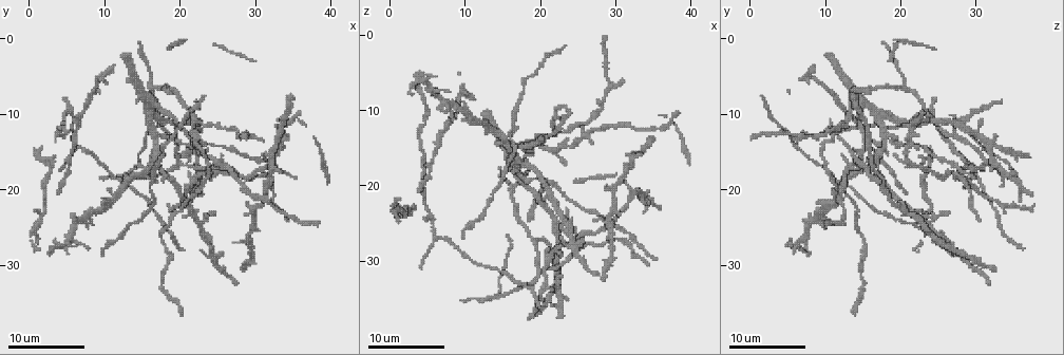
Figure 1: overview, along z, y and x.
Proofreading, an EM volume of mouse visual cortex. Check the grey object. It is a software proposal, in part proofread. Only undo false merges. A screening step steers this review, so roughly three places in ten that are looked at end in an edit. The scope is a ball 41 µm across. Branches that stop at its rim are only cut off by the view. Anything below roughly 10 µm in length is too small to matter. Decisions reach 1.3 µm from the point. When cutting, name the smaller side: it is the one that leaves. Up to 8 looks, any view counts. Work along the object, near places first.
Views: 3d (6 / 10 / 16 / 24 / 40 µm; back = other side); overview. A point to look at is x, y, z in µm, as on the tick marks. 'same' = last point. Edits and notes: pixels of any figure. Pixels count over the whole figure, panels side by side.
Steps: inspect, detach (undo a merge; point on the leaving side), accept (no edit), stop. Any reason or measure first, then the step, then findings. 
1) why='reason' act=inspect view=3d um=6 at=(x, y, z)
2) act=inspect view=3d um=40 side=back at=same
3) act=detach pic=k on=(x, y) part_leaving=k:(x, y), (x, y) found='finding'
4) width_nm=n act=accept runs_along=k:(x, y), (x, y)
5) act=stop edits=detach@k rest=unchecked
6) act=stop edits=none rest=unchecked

why='a fork' act=inspect view=3d um=10 at=(16.5, 19.0, 12.5)

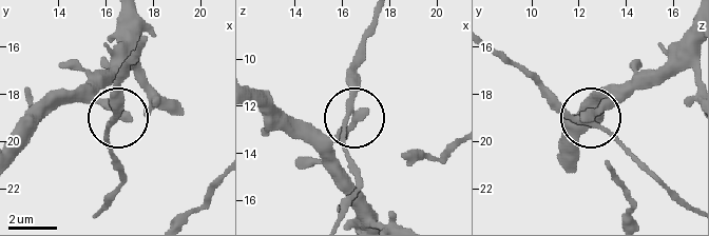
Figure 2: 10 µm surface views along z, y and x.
act=inspect view=3d um=10 side=back at=(16.3, 19.2, 12.6)

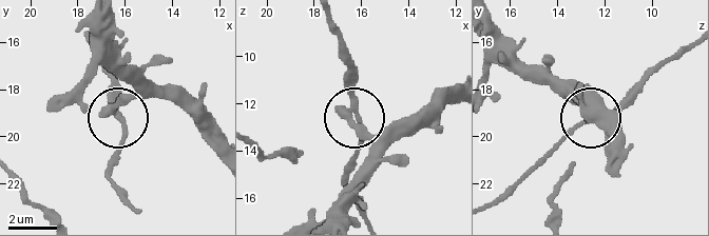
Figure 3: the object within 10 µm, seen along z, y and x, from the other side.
width_nm=250 act=accept found='all the same neuron'

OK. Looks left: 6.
why='three arms meet' act=inspect view=3d um=10 at=(6.5, 12.5, 15.0)

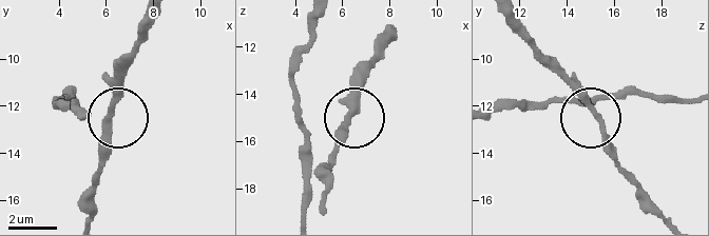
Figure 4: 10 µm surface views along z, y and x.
act=accept found='continuous, no second neuron'

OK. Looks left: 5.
why='arms part here' act=inspect view=3d um=6 at=(16.5, 6.0, 20.5)

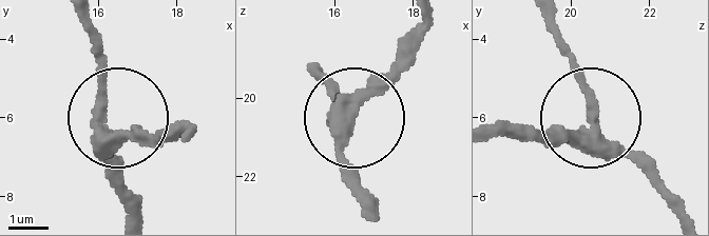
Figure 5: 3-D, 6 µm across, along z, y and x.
side_arm_um=22 act=accept runs_along=5:(364, 213), (334, 84) found='all the same neuron'

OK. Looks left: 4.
act=inspect view=3d um=10 at=(17.0, 17.0, 16.5)

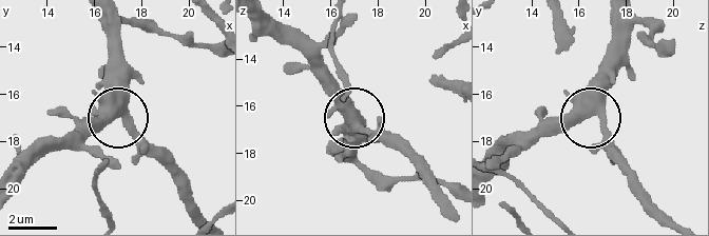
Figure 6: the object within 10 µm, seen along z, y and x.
why='zoom in' act=inspect view=3d um=6 at=(17.2, 16.9, 16.9)

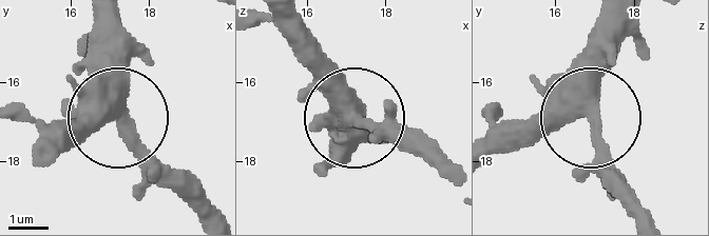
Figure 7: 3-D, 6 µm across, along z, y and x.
width_nm=460 act=accept runs_along=7:(100, 22), (120, 119), (34, 122) found='continuous, no second neuron'

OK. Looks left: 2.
act=stop edits=none rest=unchecked

